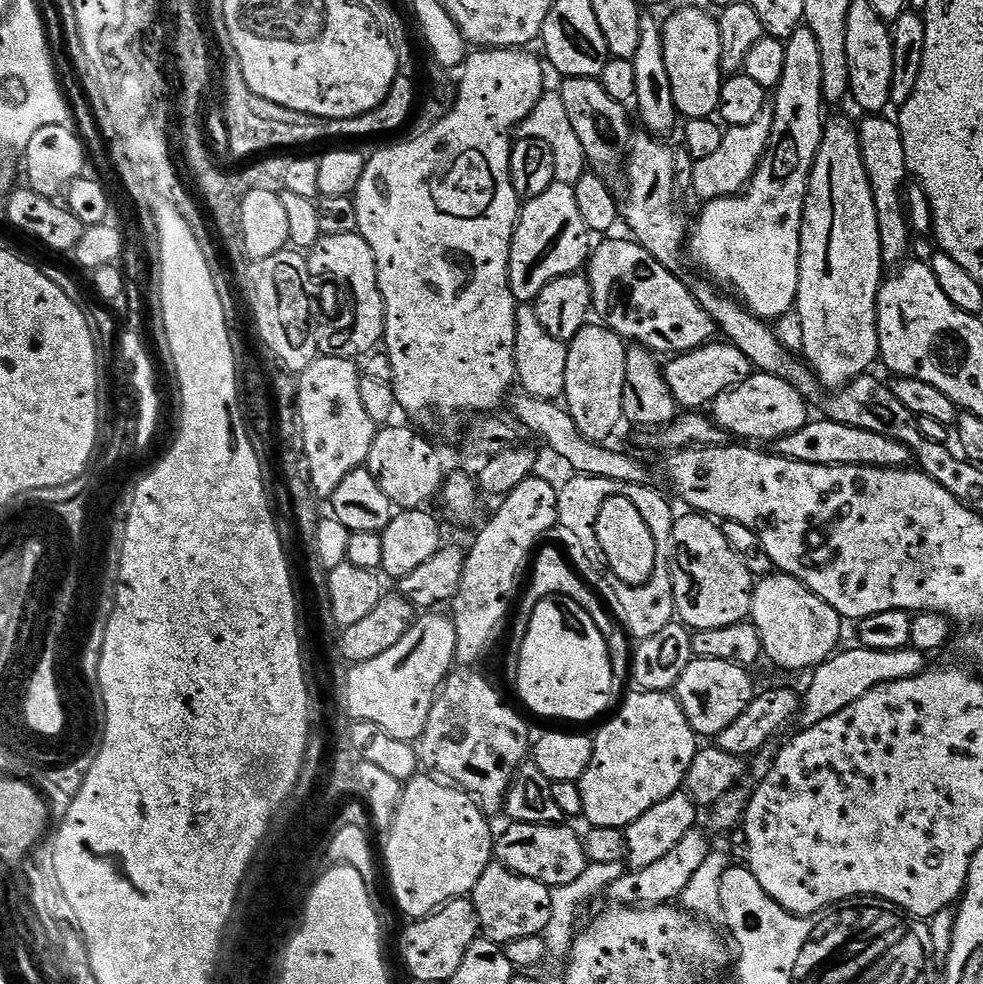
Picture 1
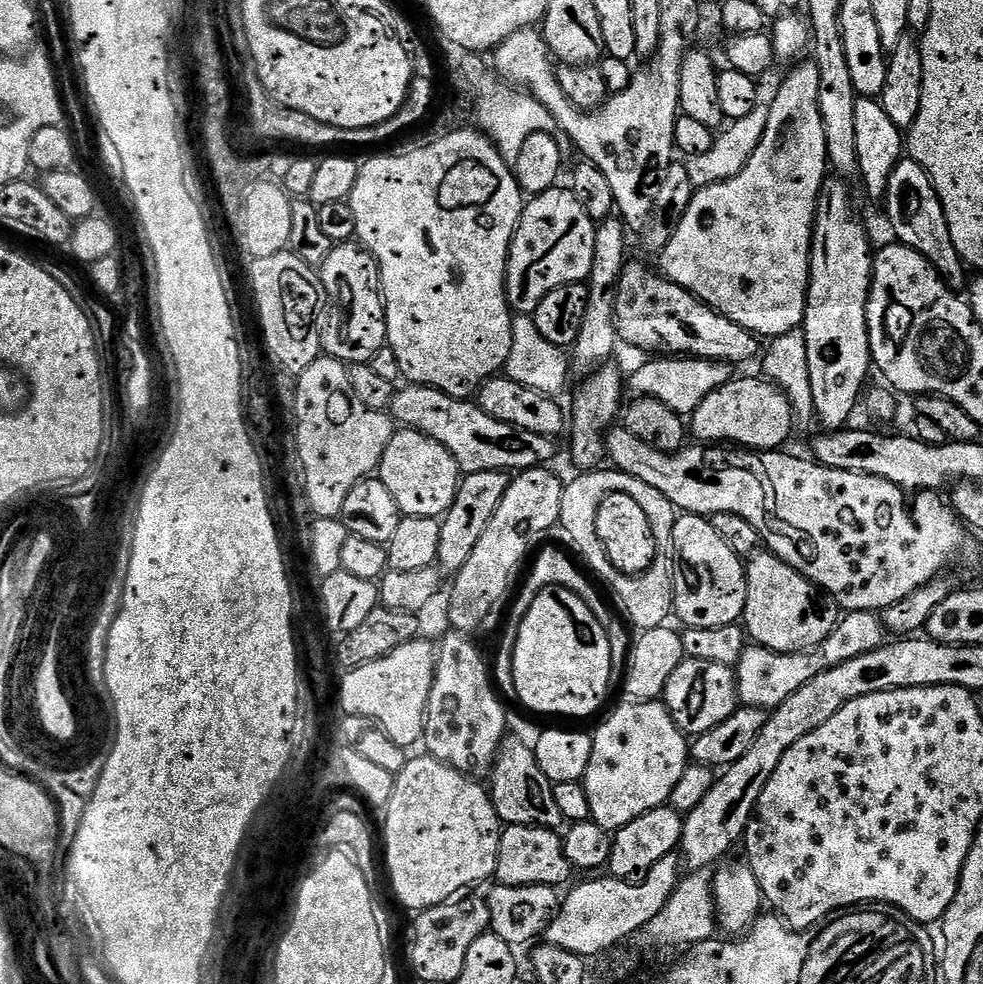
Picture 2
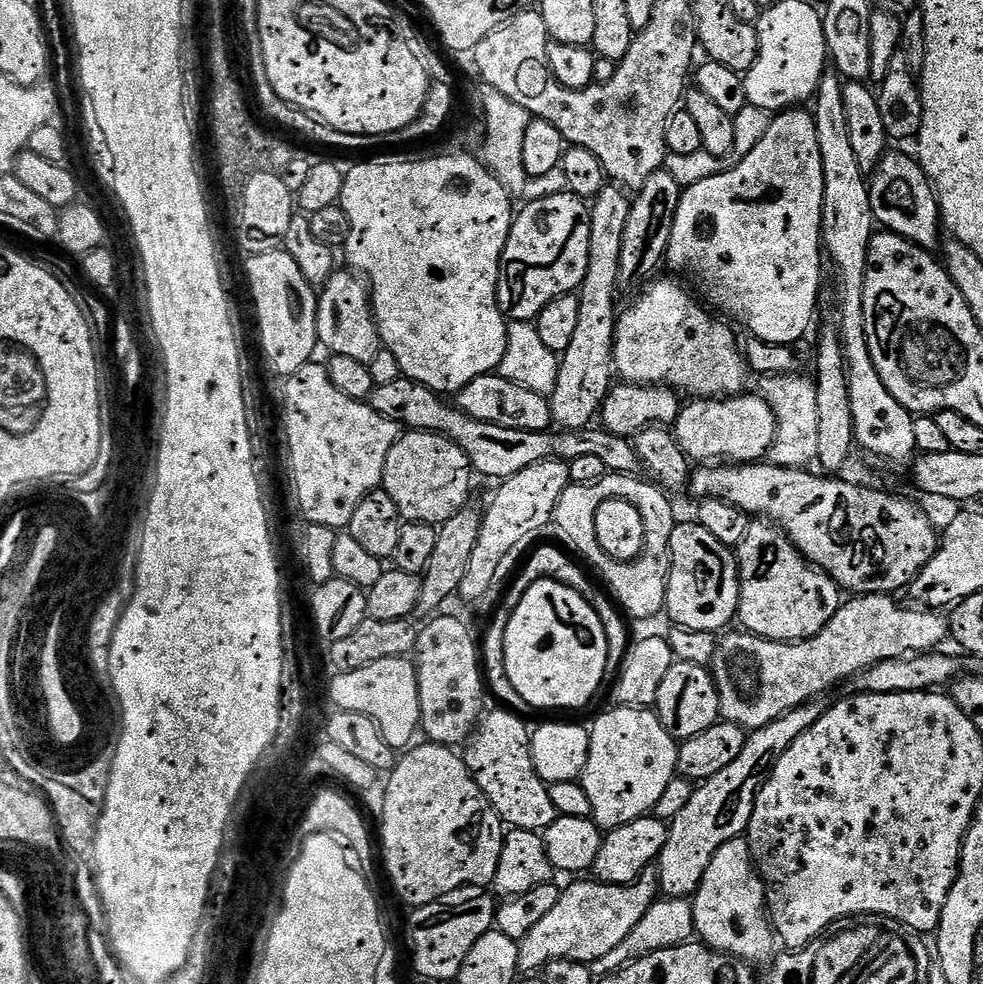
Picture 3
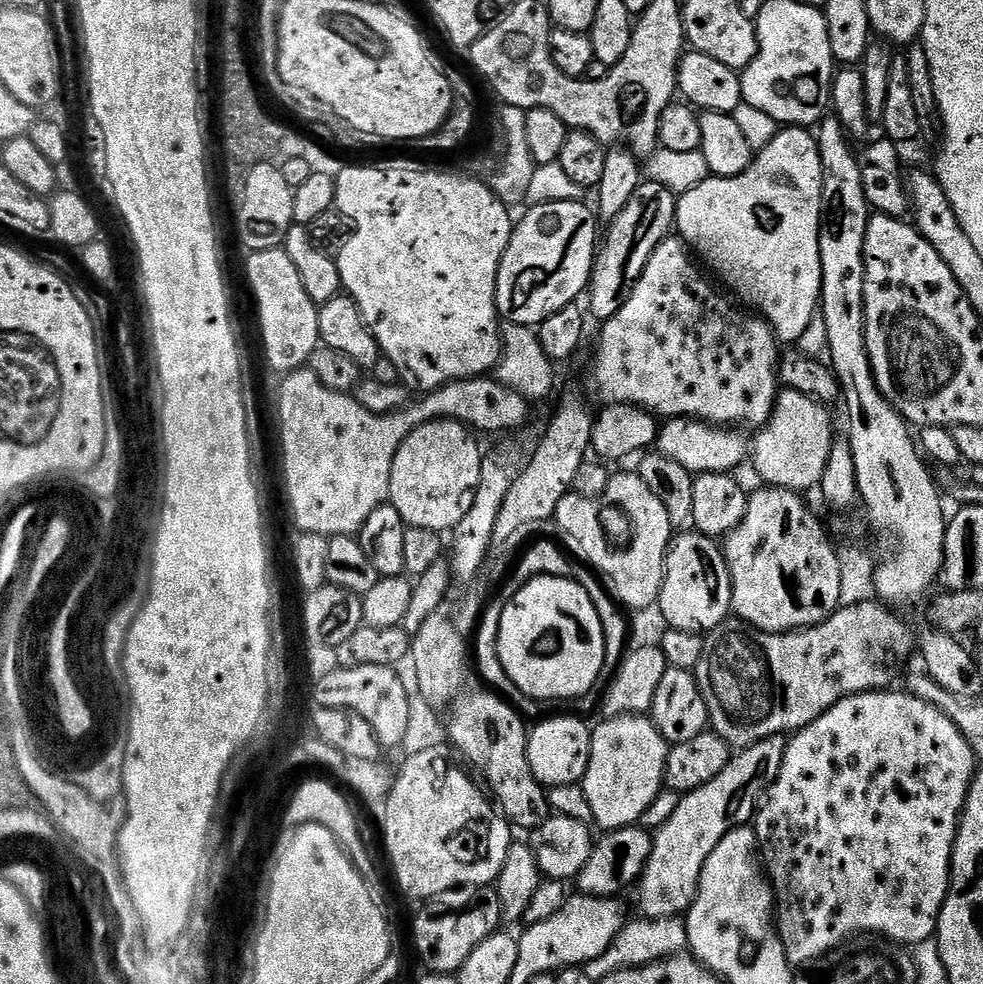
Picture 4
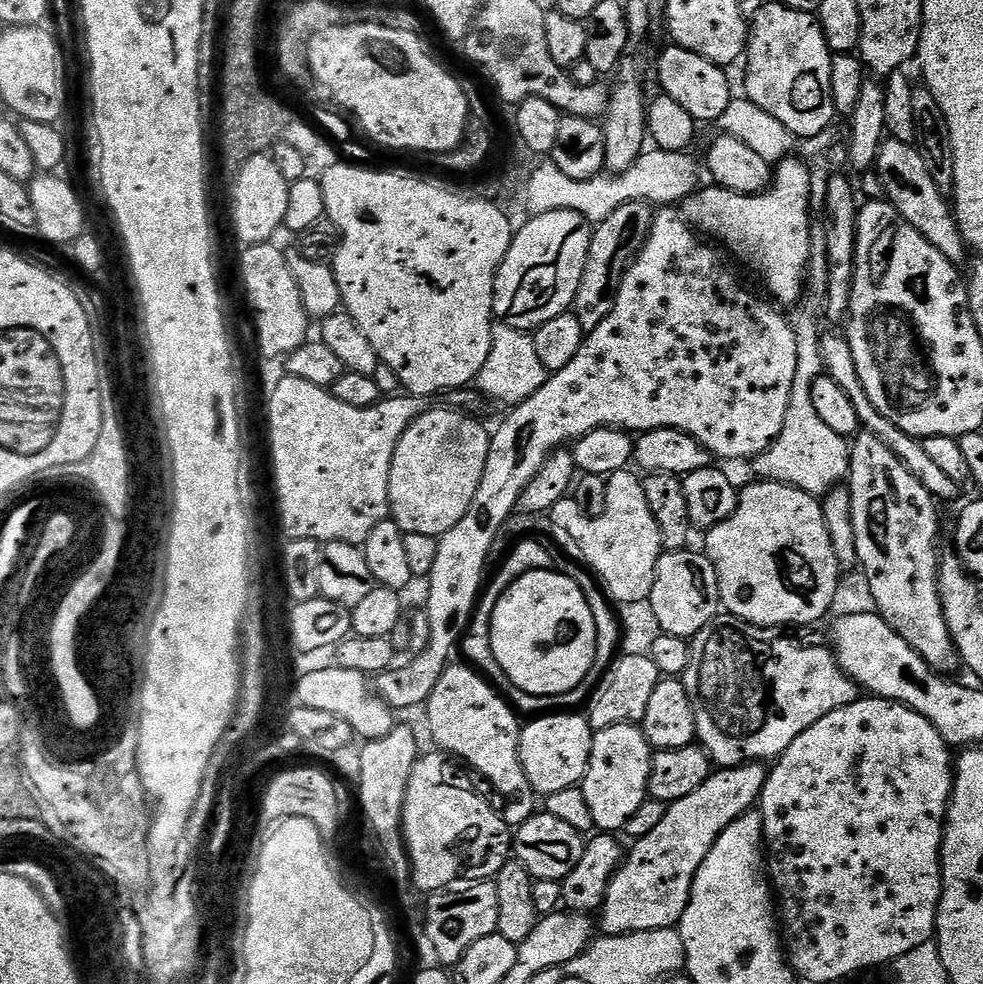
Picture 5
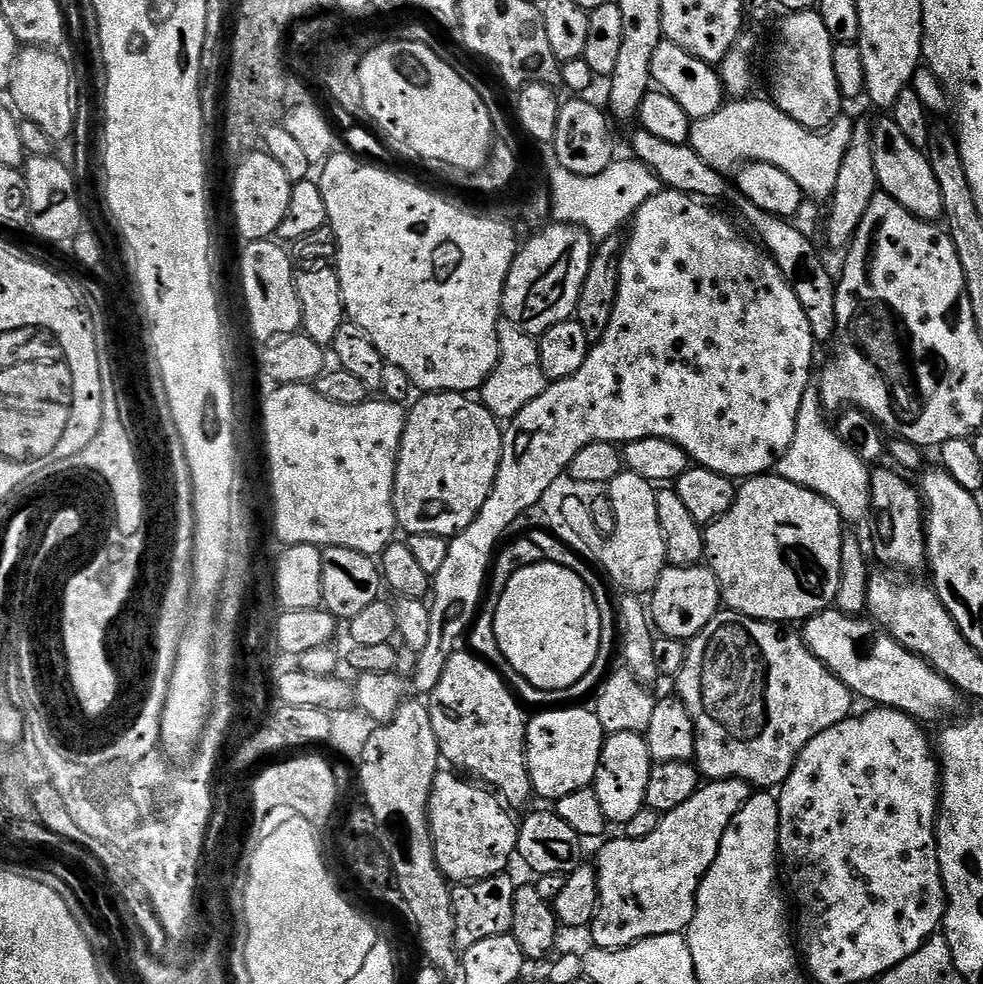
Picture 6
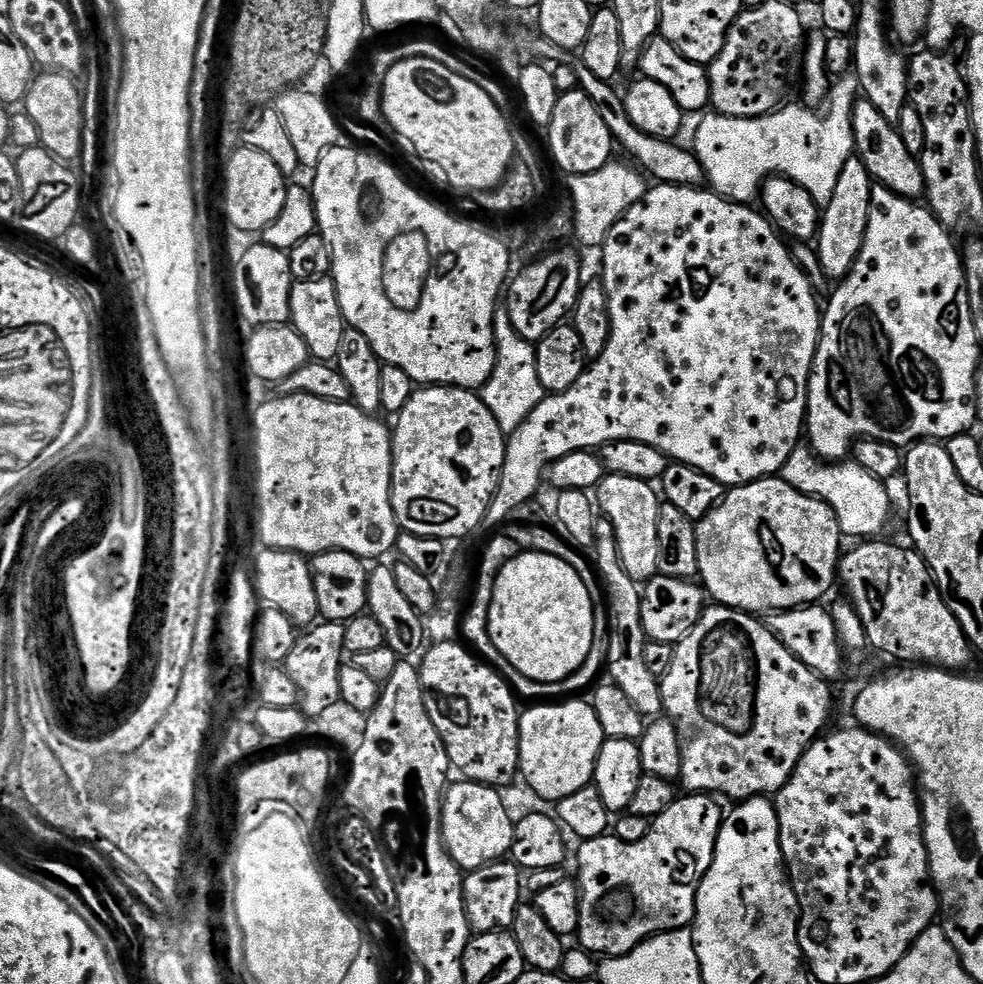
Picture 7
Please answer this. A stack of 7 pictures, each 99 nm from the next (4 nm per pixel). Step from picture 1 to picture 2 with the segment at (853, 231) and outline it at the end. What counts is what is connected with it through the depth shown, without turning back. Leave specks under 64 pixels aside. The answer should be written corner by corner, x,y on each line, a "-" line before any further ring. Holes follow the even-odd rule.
828,178
824,185
820,187
820,197
816,203
816,221
812,227
812,253
810,254
810,278
808,279
808,305
804,311
804,323
802,331
806,338
806,358
810,358
810,390
812,391
812,411
815,419
820,419
821,429
838,432
849,423
848,419
852,416
852,411
856,408
856,403
861,403
862,393
869,383
868,371
873,371
872,351
870,350
870,338
868,337
868,291
872,285
872,258
874,247
868,241
868,232
860,225
860,220
856,217
856,212
852,209
852,196
848,193
848,188
843,179

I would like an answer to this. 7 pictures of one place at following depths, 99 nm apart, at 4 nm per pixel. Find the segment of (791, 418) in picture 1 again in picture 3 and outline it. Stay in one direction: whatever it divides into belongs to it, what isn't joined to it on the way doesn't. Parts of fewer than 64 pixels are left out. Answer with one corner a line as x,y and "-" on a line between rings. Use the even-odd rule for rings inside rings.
759,394
727,398
696,398
681,407
674,425
676,441
692,462
754,464
772,451
776,437
774,410

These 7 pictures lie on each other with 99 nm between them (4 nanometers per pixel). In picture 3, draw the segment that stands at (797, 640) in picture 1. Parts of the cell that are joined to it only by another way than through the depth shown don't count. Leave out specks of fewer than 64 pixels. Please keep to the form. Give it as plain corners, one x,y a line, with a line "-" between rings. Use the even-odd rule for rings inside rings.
749,523
746,538
734,555
740,569
738,620
753,636
785,642
805,640
819,634
839,610
840,585
827,572
811,564
775,524

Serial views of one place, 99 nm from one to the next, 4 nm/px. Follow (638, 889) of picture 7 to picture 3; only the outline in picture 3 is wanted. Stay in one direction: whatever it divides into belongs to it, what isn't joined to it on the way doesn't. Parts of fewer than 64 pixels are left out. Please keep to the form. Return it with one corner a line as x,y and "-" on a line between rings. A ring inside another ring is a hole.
823,699
811,700
809,704
798,706
770,722
766,726
755,729
749,735
746,746
742,746
742,754
726,766
726,770
714,774
714,778
703,781
693,791
690,802
686,802
677,816
668,824
666,846
660,851
658,861
658,888
668,898
688,898
700,888
702,878
706,874
706,866
710,866
710,858
718,854
718,850
726,842
743,837
748,830
750,814
754,810
756,796
760,788
772,772
772,767
790,750
790,746
822,714
826,711

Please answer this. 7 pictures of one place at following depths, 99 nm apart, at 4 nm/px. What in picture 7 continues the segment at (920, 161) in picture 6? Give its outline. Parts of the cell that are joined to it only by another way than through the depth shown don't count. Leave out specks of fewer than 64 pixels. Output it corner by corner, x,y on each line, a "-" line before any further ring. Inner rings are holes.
860,98
857,99
852,111
852,125
854,126
854,138
856,146
855,155
866,166
866,170
878,184
885,184
892,192
905,198
920,198
924,196
924,175
920,169
917,157
906,150
906,142
902,142
900,129
891,124
874,106
874,102

